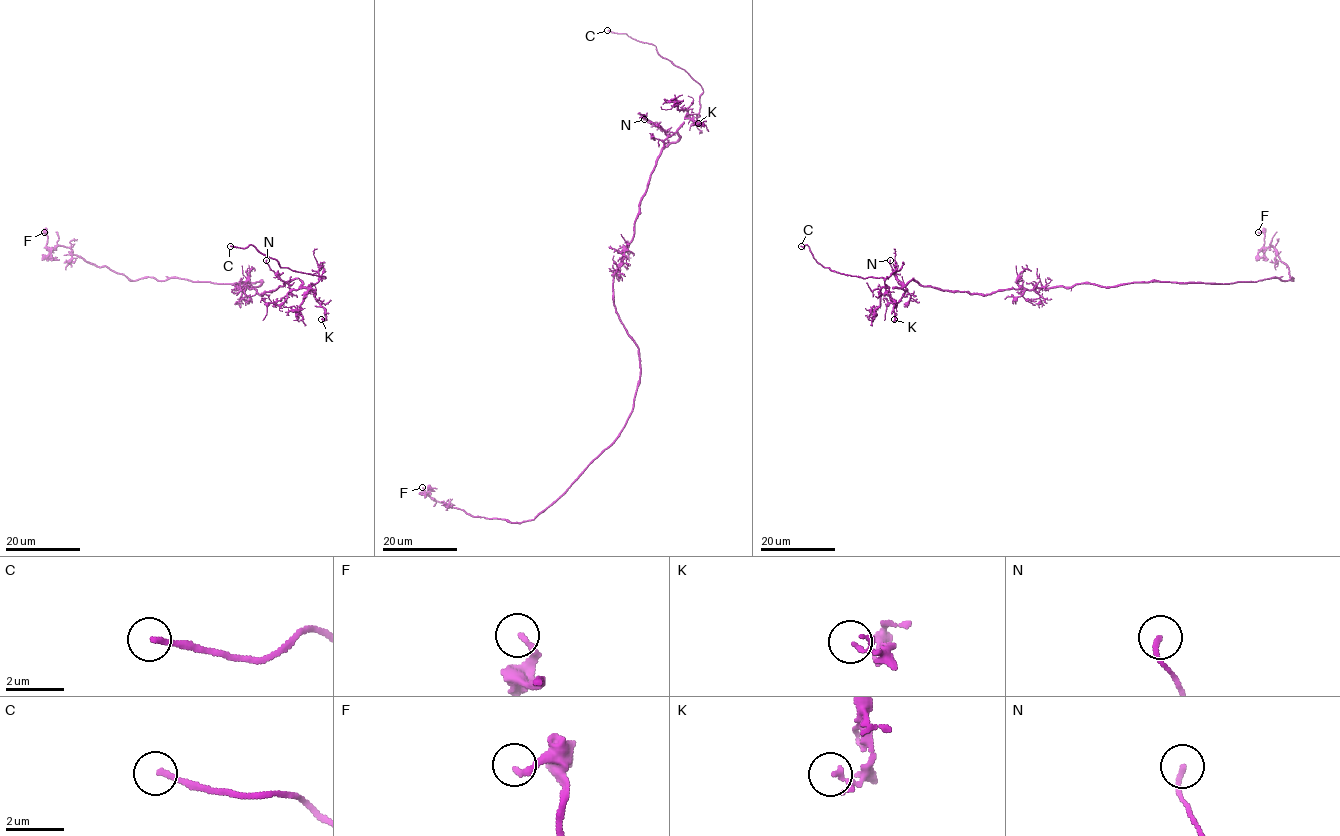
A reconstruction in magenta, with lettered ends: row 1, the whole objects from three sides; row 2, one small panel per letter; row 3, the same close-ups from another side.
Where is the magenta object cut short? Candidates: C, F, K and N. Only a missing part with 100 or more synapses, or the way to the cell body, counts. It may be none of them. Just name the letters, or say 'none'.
C

